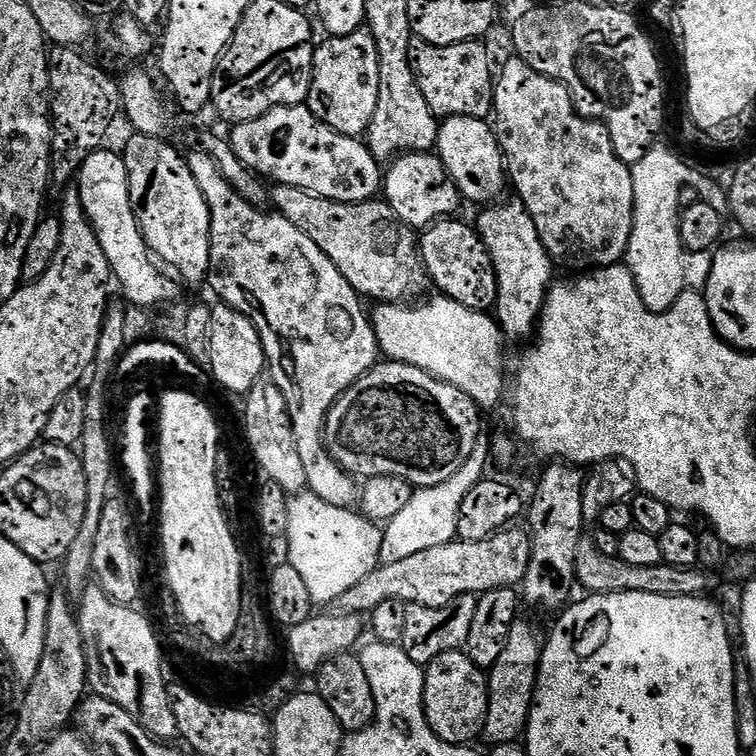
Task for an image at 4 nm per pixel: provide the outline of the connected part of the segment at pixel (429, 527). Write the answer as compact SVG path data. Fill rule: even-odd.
M482 432L474 442L474 450L471 451L470 458L459 467L457 474L436 487L413 491L408 505L389 520L383 529L381 563L393 564L404 558L413 557L414 554L420 554L424 550L453 543L457 539L460 532L458 512L461 504L470 490L484 480L490 454L492 458L493 446L494 442L491 442L488 433Z

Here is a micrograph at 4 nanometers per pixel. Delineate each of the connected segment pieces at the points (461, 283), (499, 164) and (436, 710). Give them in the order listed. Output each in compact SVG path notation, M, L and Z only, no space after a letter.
M449 218L439 221L427 229L419 237L420 256L424 259L424 265L428 271L428 277L433 285L449 300L456 300L462 306L477 310L488 310L496 302L496 271L492 265L490 254L486 250L484 241L480 239L479 231L468 224L463 224L460 218Z
M469 116L447 117L440 125L435 151L465 201L473 200L479 206L488 206L505 195L504 151L501 150L493 125L488 120Z
M462 650L442 653L427 663L425 667L424 709L427 712L429 726L448 743L467 745L471 736L481 729L485 711L488 709L487 675L477 667L467 653Z

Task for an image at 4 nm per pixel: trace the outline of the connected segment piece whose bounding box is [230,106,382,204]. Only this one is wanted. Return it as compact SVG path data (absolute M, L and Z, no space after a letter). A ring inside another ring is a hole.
M306 106L289 109L288 116L291 134L284 130L276 137L272 125L255 126L253 121L245 121L238 126L241 129L236 129L230 135L232 149L246 168L261 177L273 176L276 184L301 188L311 192L313 196L321 196L334 202L367 204L375 197L372 196L375 192L377 195L381 191L381 163L372 157L372 152L363 139L338 134L338 130L326 126L326 122L319 120Z

